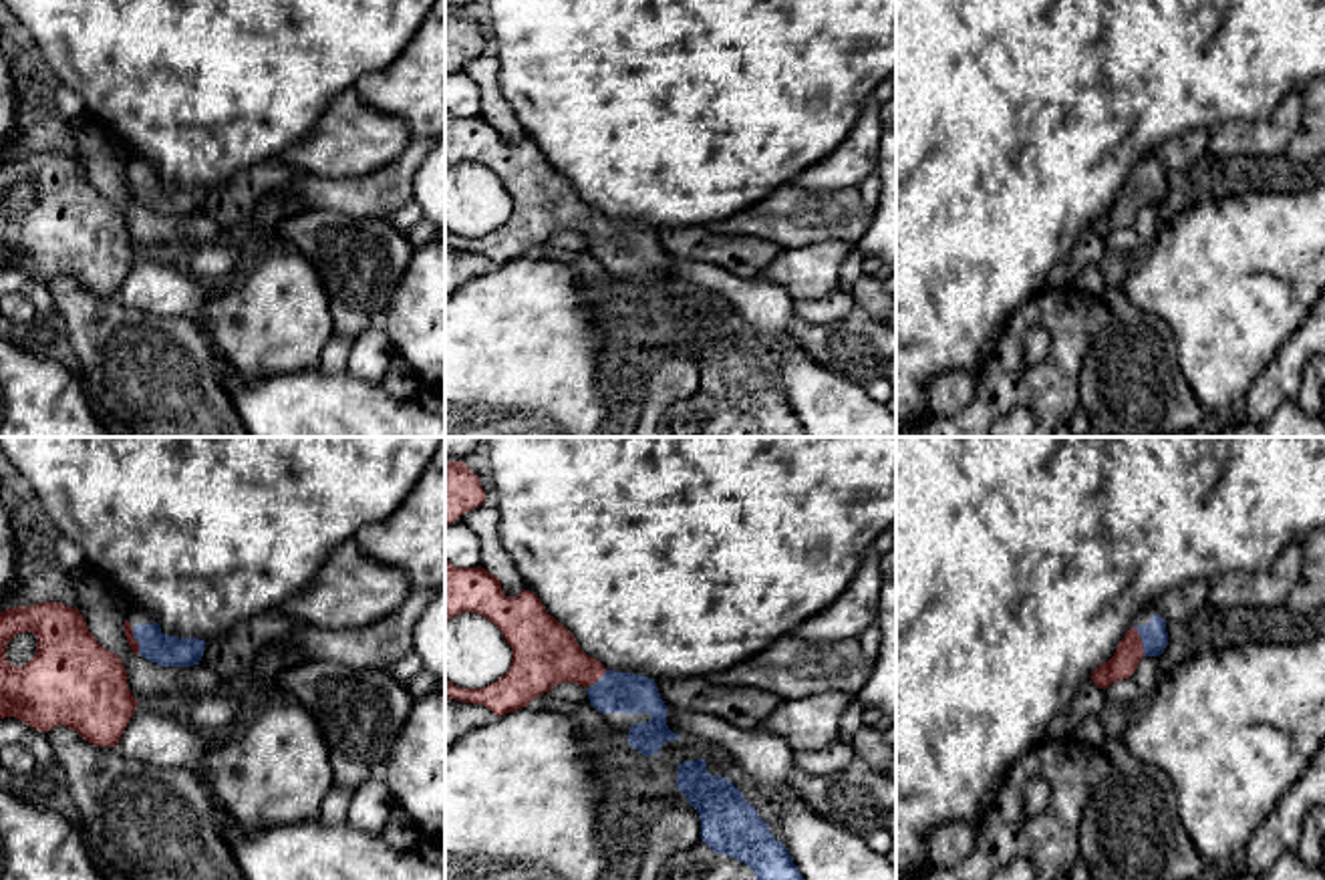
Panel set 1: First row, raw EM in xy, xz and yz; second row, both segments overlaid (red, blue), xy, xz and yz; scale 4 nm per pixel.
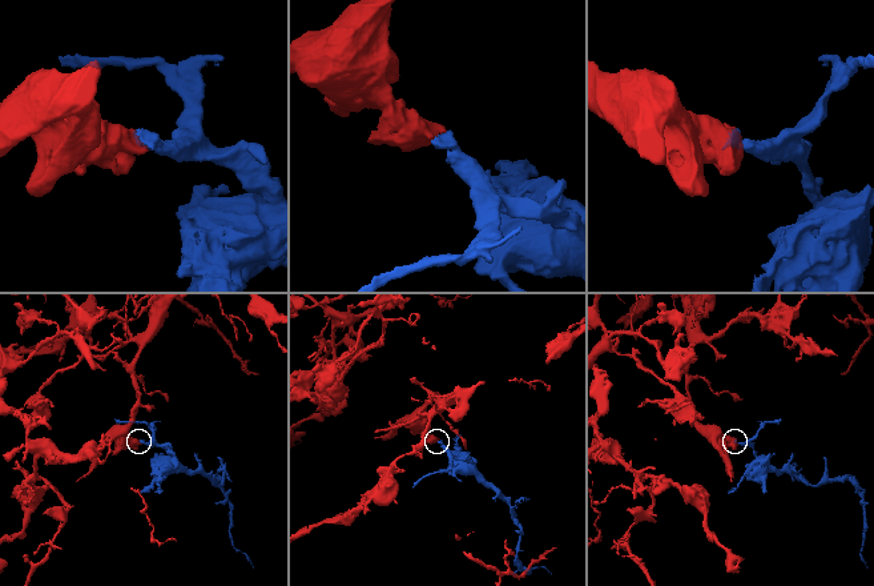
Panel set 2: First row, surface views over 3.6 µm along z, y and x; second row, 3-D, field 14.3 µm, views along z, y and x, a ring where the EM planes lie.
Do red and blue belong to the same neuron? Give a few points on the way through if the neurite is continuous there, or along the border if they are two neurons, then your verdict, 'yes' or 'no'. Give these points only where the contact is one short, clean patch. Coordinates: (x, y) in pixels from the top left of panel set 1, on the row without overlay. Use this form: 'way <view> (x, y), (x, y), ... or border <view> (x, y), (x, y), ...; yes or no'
way xy (131, 190), (137, 192), (152, 192), (170, 200); yes

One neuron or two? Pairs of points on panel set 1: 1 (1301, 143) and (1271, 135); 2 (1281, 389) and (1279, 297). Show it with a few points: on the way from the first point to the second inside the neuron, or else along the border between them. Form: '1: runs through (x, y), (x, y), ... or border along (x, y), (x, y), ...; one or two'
1: border along (1303, 107), (1299, 131), (1283, 152); two
2: border along (1303, 319), (1253, 383); two

